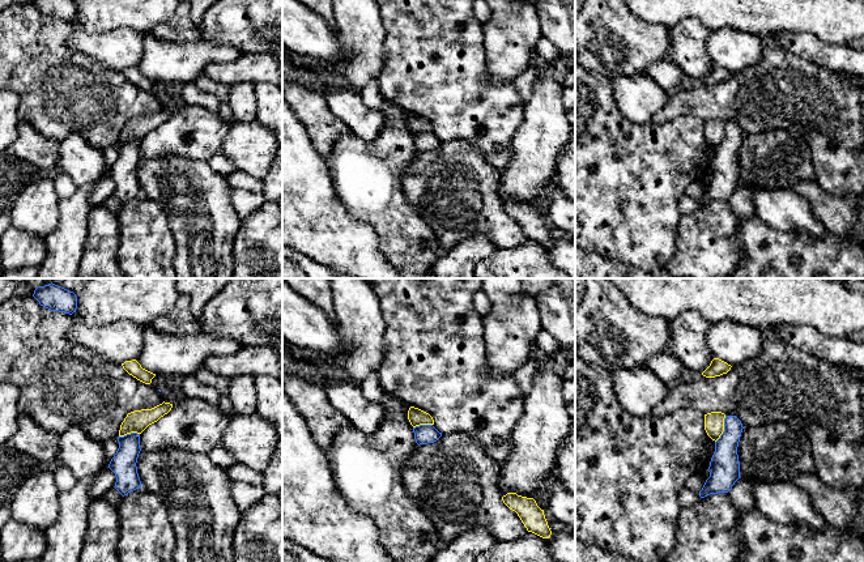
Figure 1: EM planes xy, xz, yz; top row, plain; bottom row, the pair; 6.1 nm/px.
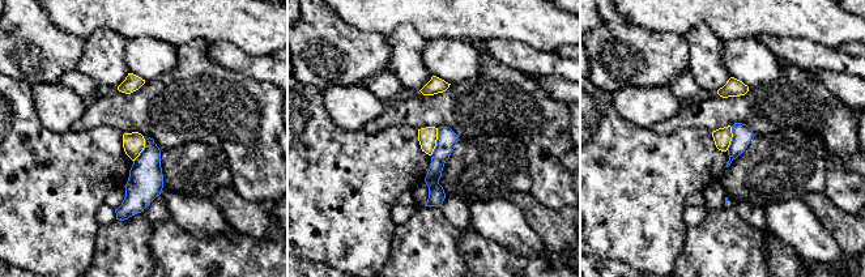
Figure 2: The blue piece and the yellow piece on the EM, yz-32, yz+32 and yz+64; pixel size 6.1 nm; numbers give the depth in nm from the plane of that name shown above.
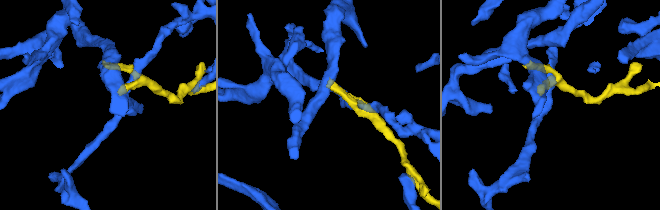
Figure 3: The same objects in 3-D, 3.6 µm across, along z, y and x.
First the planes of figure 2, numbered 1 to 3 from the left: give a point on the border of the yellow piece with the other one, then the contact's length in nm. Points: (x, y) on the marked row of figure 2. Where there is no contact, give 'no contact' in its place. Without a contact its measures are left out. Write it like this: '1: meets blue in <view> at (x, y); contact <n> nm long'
1: meets blue in yz-32 at (143, 150); contact 150 nm long
2: meets blue in yz+32 at (437, 143); contact 180 nm long
3: meets blue in yz+64 at (732, 139); contact 150 nm long

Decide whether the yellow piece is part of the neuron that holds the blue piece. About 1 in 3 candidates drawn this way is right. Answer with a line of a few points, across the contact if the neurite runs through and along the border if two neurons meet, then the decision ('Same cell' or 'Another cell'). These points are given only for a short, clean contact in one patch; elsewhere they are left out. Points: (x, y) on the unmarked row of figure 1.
Line: yz (726, 123), (723, 140), (715, 149). Another cell

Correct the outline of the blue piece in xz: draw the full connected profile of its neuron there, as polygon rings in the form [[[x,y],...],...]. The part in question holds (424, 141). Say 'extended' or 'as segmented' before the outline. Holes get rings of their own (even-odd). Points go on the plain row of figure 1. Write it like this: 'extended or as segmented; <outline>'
as segmented; [[[420,132],[413,135],[416,150],[427,152],[437,149],[442,140],[439,140],[433,132]]]

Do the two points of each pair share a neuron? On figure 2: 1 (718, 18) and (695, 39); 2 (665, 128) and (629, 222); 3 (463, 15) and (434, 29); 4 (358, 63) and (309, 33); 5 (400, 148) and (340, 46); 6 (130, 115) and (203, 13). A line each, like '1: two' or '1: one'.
1: two
2: two
3: one
4: one
5: two
6: two

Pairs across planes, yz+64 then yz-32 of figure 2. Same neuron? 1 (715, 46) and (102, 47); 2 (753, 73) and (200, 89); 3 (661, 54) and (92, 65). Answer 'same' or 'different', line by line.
1: same
2: different
3: different

